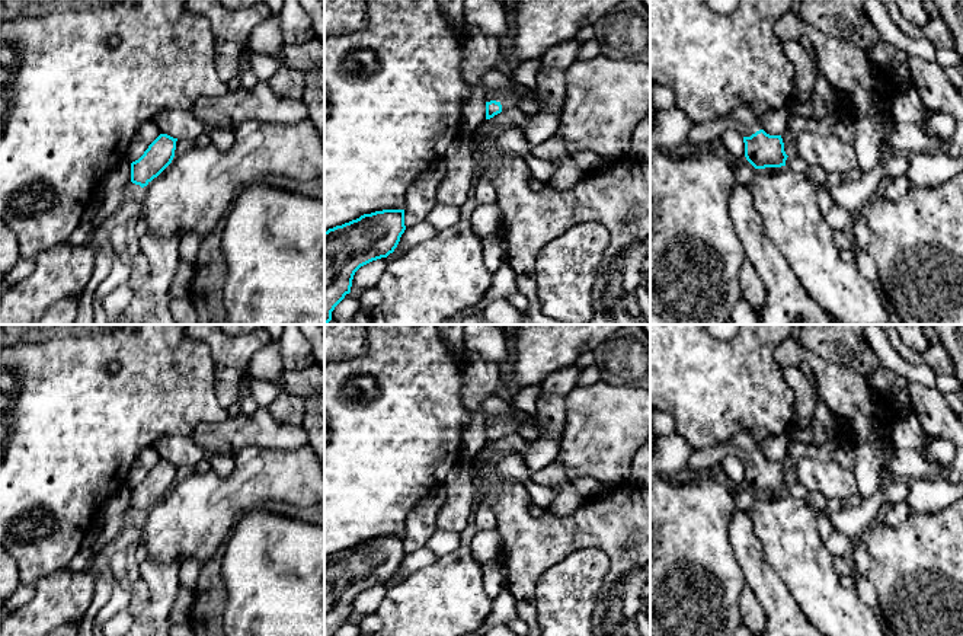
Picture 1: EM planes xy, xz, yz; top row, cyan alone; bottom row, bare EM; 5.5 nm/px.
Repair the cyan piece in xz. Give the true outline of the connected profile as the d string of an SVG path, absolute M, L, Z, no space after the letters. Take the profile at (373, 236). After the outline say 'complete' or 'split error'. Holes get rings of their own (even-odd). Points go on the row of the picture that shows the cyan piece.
M383 210L324 231L324 325L351 293L355 272L393 253L404 230L404 210Z; complete

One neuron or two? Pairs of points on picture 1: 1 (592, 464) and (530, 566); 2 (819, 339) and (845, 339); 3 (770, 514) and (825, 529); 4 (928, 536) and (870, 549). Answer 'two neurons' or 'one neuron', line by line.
1: two neurons
2: one neuron
3: two neurons
4: one neuron

